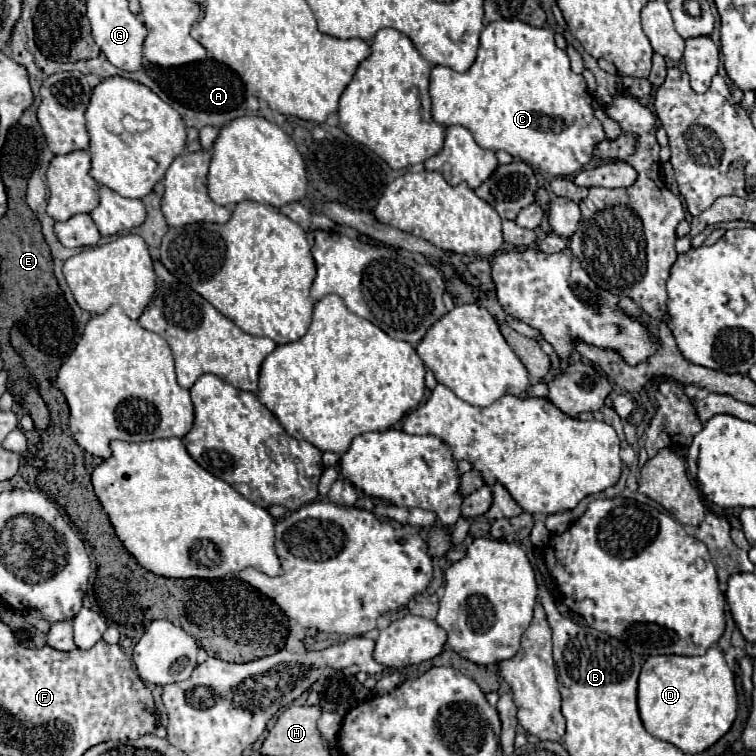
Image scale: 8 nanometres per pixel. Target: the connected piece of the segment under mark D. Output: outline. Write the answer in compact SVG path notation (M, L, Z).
M711 647L703 657L649 657L639 675L637 701L645 729L689 755L701 753L717 743L733 725L739 705L733 671L717 647Z

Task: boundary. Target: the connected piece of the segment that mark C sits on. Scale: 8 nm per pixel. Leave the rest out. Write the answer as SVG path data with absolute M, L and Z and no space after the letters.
M493 21L489 23L483 31L481 31L481 39L479 39L479 51L477 51L477 59L475 63L463 71L463 73L457 73L449 67L441 67L441 65L435 65L431 69L431 75L429 75L429 95L431 95L431 115L433 115L433 121L439 123L439 125L463 125L465 129L469 129L473 133L473 139L483 147L483 149L491 149L491 151L507 151L509 155L513 155L513 159L521 159L525 161L527 165L531 167L537 167L553 177L569 177L569 175L575 175L579 173L591 159L593 159L593 147L605 139L605 133L603 133L603 127L601 123L593 117L593 109L591 109L591 95L587 91L587 85L585 85L585 79L583 75L575 75L569 67L569 57L565 51L561 51L555 41L553 41L553 31L551 29L537 29L537 27L531 27L523 21Z

